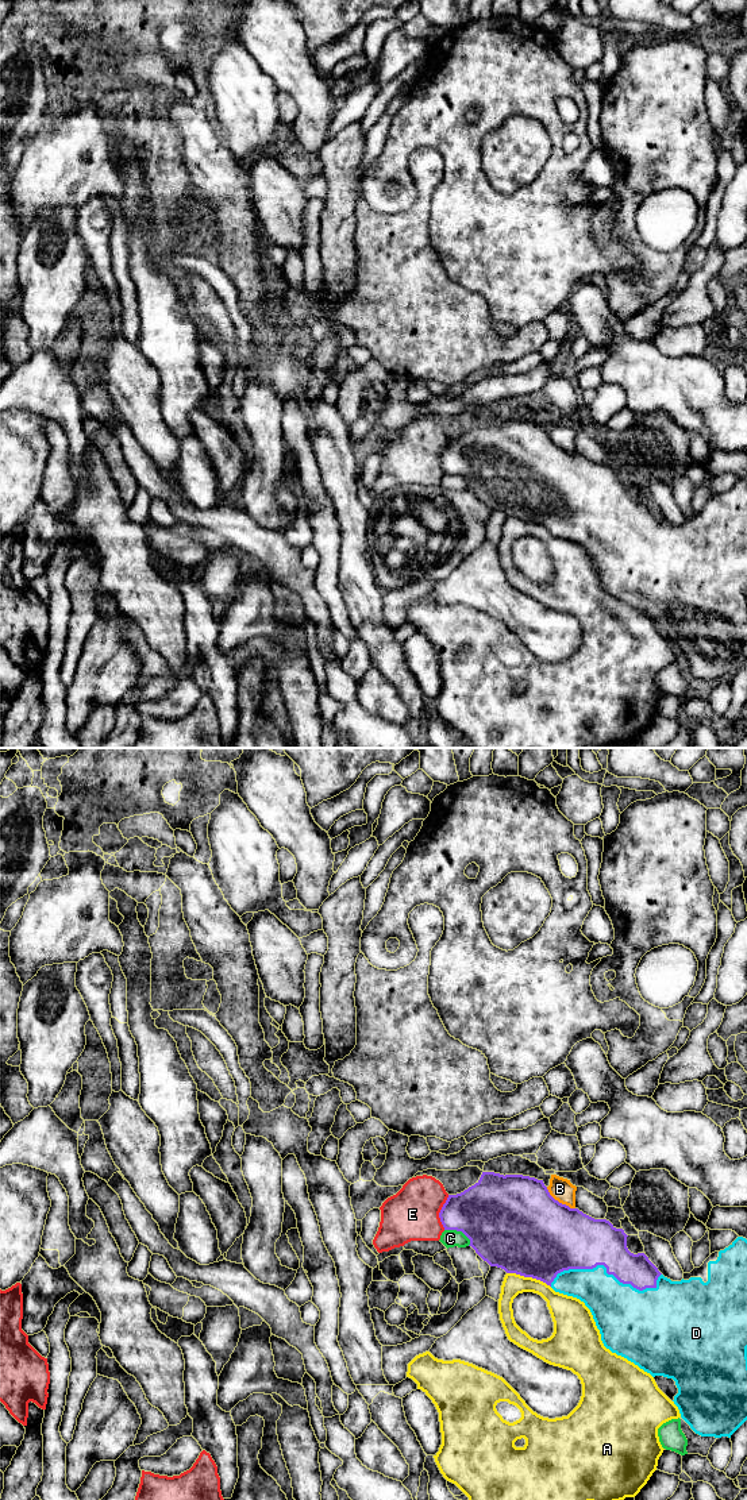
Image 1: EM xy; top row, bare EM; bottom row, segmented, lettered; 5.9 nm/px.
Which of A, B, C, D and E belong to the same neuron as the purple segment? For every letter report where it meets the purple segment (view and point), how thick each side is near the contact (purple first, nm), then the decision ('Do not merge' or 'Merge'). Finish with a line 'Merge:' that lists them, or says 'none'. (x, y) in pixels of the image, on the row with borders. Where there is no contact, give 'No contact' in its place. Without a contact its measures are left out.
A: Touches purple at xy (528, 1276). Thickness 500 nm (purple) against 140 nm. Do not merge
B: Touches purple at xy (558, 1202). Thickness 500 nm (purple) against 140 nm. Do not merge
C: Touches purple at xy (459, 1230). Thickness 460 nm (purple) against 110 nm. Do not merge
D: Touches purple at xy (607, 1271). Thickness 340 nm (purple) against 320 nm. Merge
E: Touches purple at xy (439, 1213). Thickness 320 nm (purple) against 320 nm. Do not merge
Merge: D

